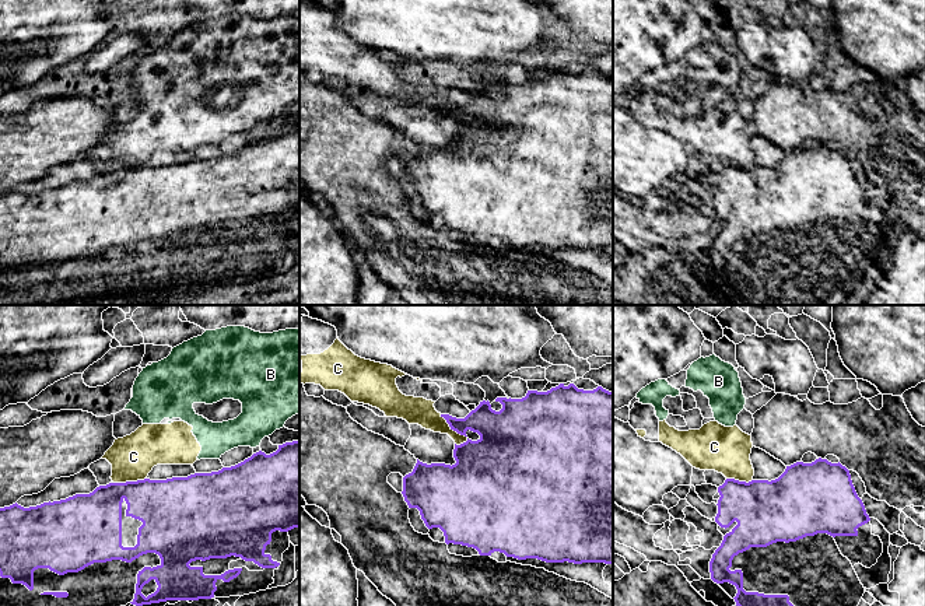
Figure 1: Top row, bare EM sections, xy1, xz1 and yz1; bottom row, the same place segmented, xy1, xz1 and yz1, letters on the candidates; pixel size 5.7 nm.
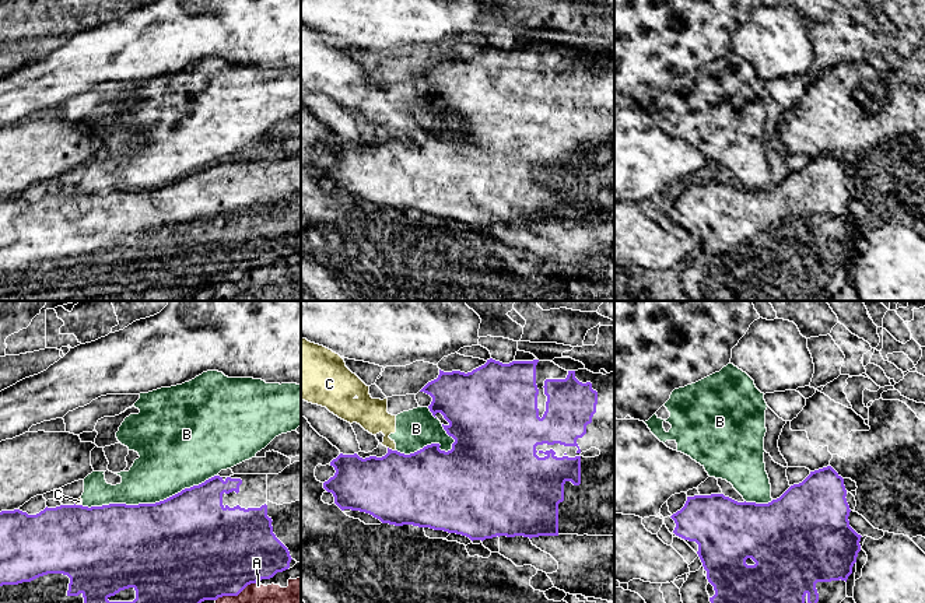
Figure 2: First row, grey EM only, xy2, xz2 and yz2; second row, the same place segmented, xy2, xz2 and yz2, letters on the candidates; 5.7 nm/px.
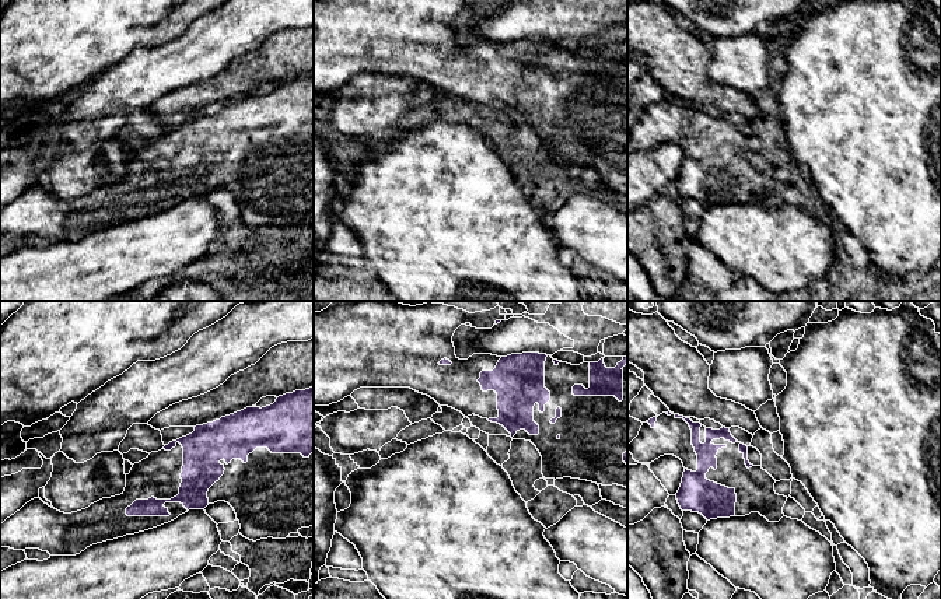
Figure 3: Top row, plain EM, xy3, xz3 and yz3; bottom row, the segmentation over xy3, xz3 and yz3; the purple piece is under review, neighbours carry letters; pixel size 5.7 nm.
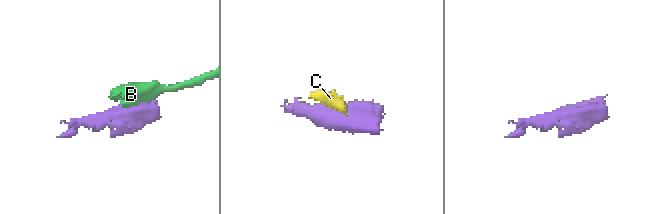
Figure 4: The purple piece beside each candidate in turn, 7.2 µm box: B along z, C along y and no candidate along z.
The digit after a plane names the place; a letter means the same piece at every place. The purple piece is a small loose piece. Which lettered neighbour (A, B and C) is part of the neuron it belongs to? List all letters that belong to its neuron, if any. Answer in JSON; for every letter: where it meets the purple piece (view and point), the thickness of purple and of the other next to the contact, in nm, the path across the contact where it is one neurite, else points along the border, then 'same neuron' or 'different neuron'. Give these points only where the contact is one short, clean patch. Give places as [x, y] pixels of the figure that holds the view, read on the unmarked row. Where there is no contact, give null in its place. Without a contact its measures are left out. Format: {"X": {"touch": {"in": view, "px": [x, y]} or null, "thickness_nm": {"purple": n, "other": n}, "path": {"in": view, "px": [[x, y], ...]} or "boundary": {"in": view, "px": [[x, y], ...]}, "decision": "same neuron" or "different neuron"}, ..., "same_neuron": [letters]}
{"A": {"touch": {"in": "xy2", "px": [237, 281]}, "thickness_nm": {"purple": 460, "other": 320}, "boundary": {"in": "xy2", "px": [[258, 267], [246, 272], [237, 281], [223, 281], [216, 287]]}, "decision": "different neuron"}, "B": {"touch": {"in": "xy2", "px": [149, 190]}, "thickness_nm": {"purple": 500, "other": 340}, "decision": "different neuron"}, "C": {"touch": {"in": "xz1", "px": [454, 116]}, "thickness_nm": {"purple": 280, "other": 160}, "decision": "different neuron"}, "same_neuron": []}

